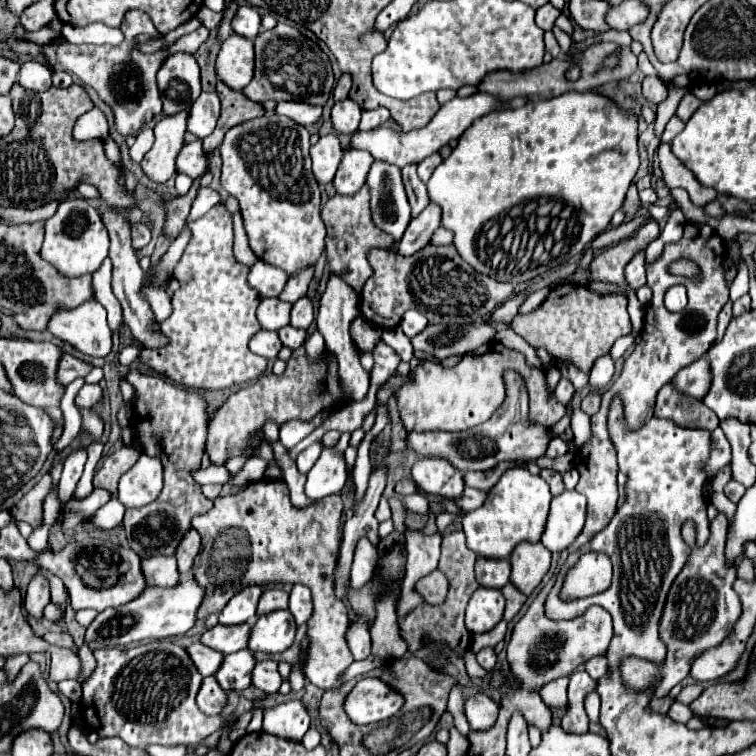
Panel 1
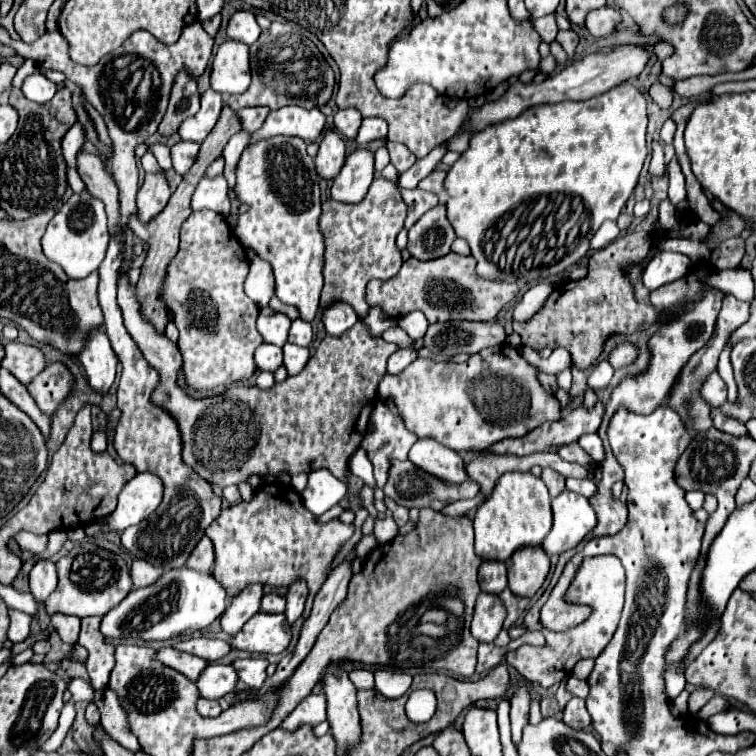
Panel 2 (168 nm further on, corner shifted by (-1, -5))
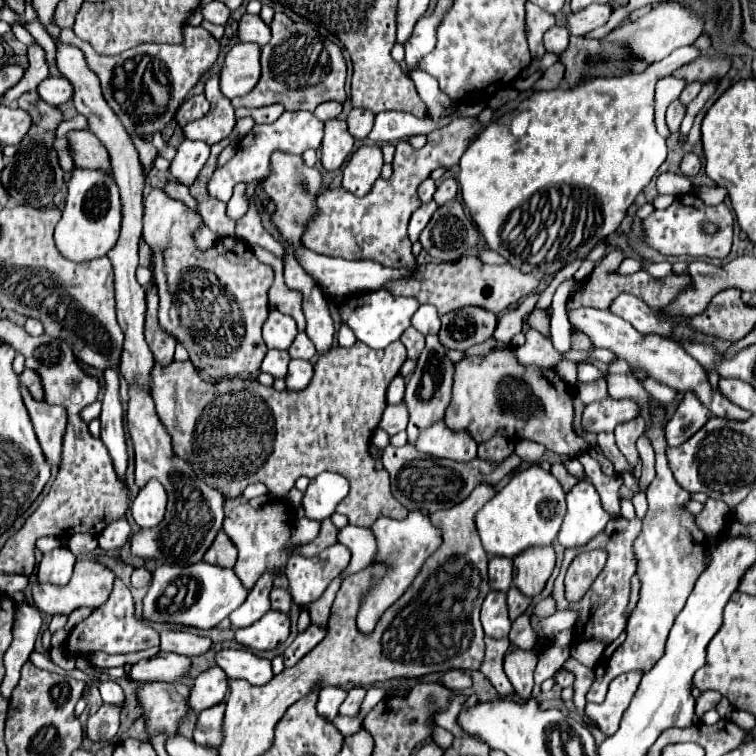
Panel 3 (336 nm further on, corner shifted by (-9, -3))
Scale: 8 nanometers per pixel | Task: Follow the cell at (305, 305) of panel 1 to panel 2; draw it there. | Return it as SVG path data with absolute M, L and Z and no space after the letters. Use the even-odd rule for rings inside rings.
M295 319L291 323L291 329L289 329L289 343L293 345L299 345L299 347L309 347L311 345L311 325L303 319Z

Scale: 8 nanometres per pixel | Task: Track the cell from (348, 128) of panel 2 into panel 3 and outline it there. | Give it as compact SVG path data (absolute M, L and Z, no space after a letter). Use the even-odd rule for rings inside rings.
M353 109L347 117L347 125L349 125L349 133L355 139L365 139L373 127L373 113L367 109Z

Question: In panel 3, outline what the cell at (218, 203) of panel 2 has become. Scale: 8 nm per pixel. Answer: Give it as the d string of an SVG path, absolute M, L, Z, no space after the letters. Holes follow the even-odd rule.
M285 111L277 121L269 123L269 125L255 125L237 145L235 157L211 175L211 179L207 183L207 193L211 197L227 203L227 199L231 197L231 191L237 183L241 183L241 181L253 183L253 181L263 179L263 175L267 175L271 151L281 149L281 151L291 151L291 153L301 155L307 149L317 149L323 139L323 125L325 123L319 121L311 111Z

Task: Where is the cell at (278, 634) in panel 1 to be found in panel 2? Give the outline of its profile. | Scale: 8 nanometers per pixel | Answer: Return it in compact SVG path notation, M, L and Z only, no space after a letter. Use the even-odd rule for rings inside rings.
M259 611L253 615L243 629L233 635L233 649L249 653L281 653L291 641L291 627L285 615L273 615Z

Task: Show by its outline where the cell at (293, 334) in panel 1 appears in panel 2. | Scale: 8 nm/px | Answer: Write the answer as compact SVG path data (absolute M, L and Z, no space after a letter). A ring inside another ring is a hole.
M285 343L285 345L283 345L283 355L285 355L283 365L285 365L289 377L299 375L299 373L303 371L303 367L307 365L309 357L311 357L307 347L297 347L297 345L293 345L293 343Z

